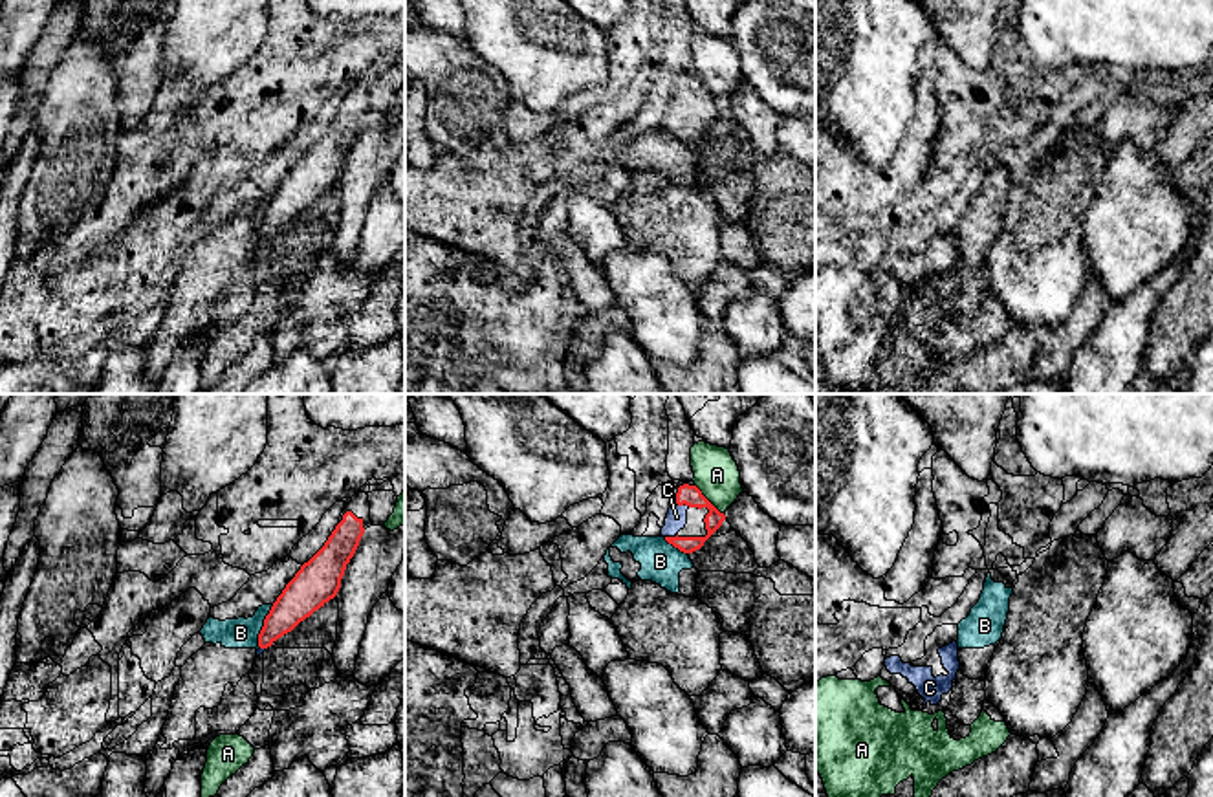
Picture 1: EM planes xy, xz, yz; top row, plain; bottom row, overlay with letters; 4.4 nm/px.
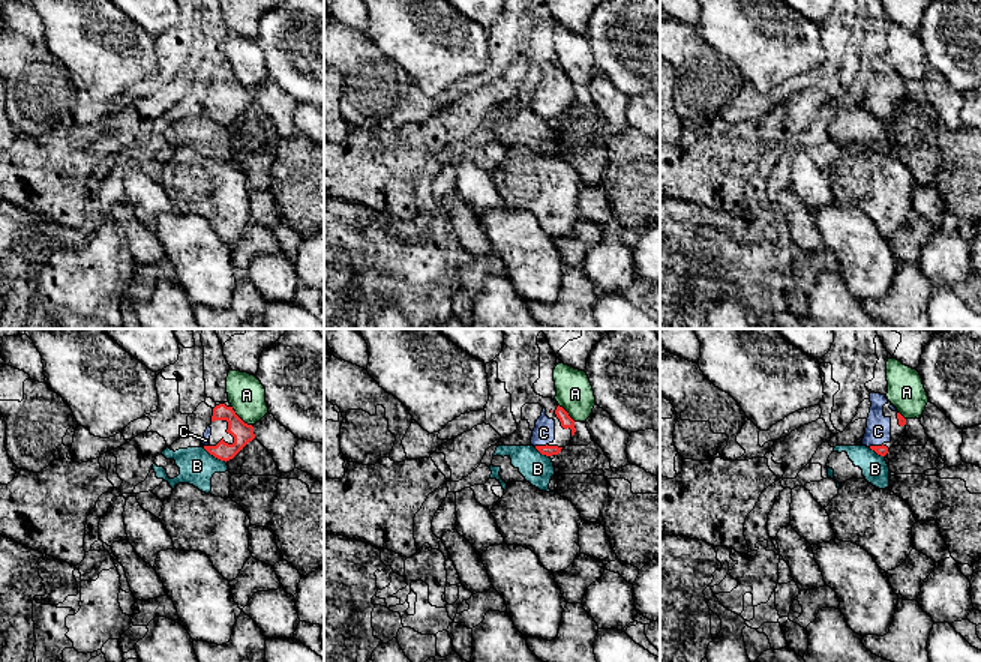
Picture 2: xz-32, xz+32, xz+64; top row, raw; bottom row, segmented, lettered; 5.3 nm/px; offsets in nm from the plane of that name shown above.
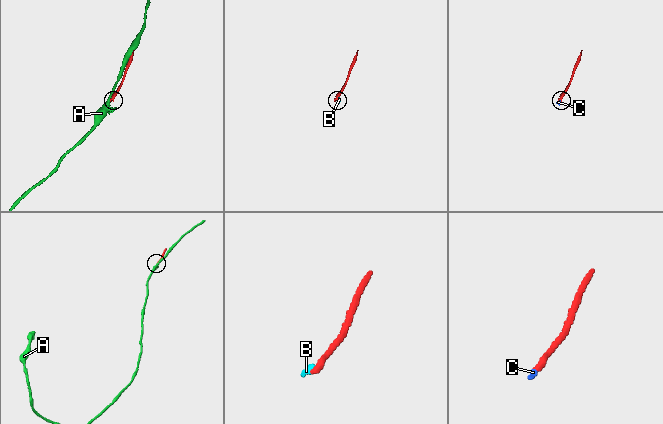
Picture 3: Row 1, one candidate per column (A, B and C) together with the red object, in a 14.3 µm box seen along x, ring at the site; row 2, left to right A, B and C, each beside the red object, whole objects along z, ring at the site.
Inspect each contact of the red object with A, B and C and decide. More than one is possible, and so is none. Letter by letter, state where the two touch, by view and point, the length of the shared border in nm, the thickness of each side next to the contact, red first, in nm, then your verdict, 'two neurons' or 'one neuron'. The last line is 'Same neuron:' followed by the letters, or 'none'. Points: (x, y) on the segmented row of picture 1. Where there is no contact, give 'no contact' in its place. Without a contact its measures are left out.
A: meets red in xz at (706, 499); contact 180 nm long; 90 nm thick on the red side, 200 nm on the other; two neurons
B: meets red in xy at (262, 627); contact 200 nm long; 180 nm thick on the red side, 130 nm on the other; two neurons
C: meets red in xz at (682, 504); contact 80 nm long; 90 nm thick on the red side, 90 nm on the other; one neuron
Same neuron: C

